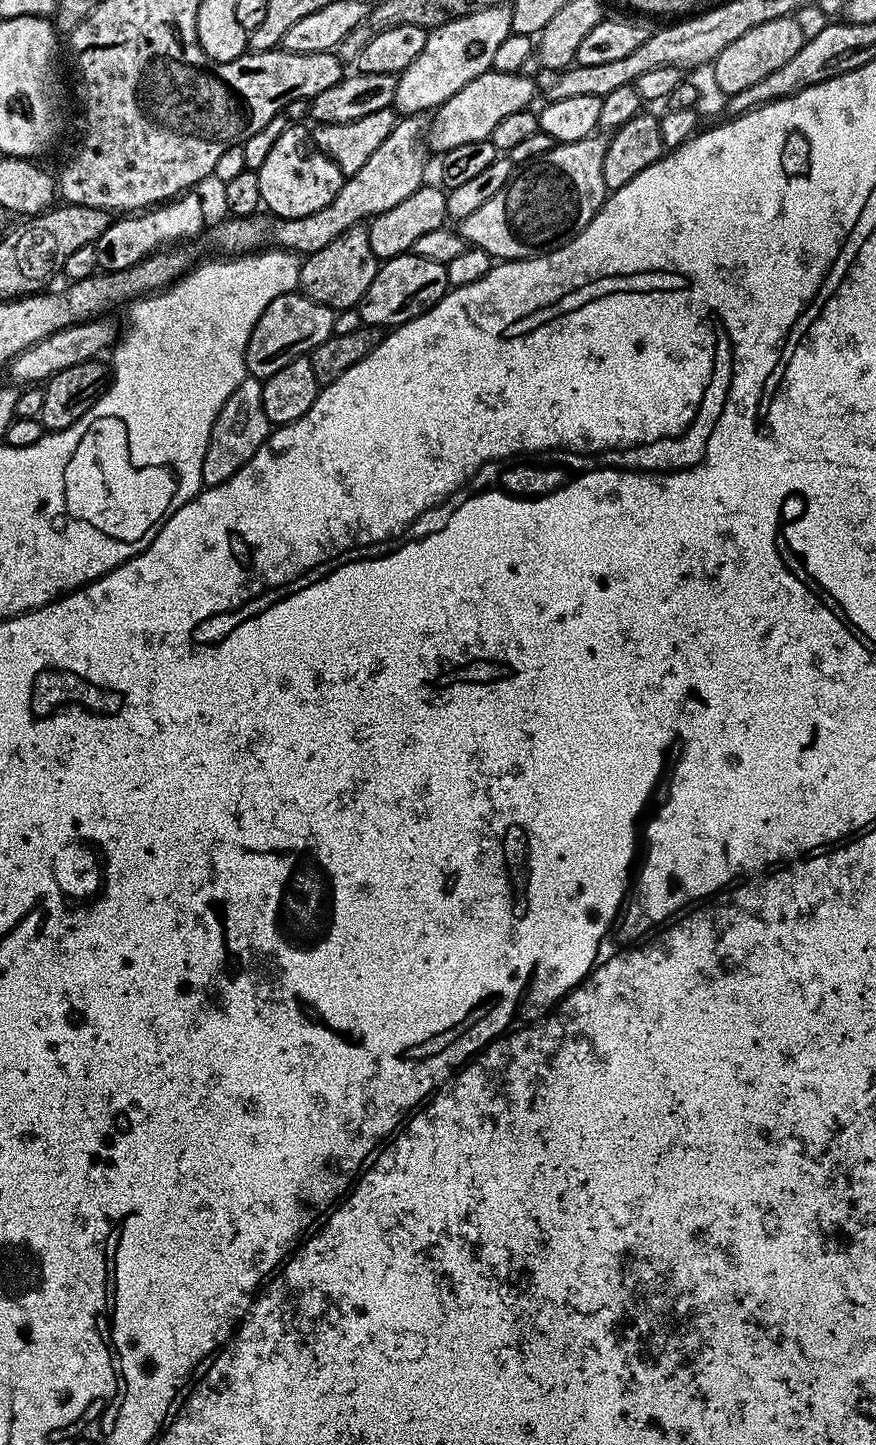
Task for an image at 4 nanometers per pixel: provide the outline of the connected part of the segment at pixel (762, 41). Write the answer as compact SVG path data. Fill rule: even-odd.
M792 16L762 22L762 26L754 26L754 30L746 30L742 38L730 42L730 46L726 46L726 50L716 56L710 71L717 86L724 91L725 97L739 94L742 90L754 86L754 82L774 74L774 70L779 70L783 64L790 62L790 58L794 58L794 54L802 50L805 39L806 31L804 32L803 26Z

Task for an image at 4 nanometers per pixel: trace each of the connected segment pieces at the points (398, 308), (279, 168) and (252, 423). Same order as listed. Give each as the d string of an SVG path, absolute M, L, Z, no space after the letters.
M411 254L396 256L377 267L374 282L370 282L370 290L366 290L358 306L360 319L365 325L391 330L397 324L405 324L426 314L449 291L448 270L445 265Z
M292 134L278 138L270 154L266 154L266 162L258 169L256 177L265 209L277 216L302 218L306 214L314 214L314 210L318 210L321 204L332 200L336 189L343 186L346 177L342 170L338 170L338 166L328 163L319 152L309 150L304 153L300 148L292 148L295 144Z
M245 375L243 382L234 390L234 394L226 398L210 430L206 458L202 458L201 485L211 486L226 482L226 478L238 474L238 470L242 470L242 466L246 466L246 462L250 462L250 458L254 458L254 454L258 454L260 447L268 441L270 425L266 418L266 410L262 410L263 389L263 383L256 377Z

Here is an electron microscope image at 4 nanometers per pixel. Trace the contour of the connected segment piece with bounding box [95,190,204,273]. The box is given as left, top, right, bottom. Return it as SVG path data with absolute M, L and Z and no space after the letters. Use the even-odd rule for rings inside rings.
M189 190L167 202L161 202L151 210L139 214L128 214L113 219L111 226L102 230L96 239L98 269L101 273L121 272L144 260L165 246L176 246L179 240L192 240L204 228L204 204Z

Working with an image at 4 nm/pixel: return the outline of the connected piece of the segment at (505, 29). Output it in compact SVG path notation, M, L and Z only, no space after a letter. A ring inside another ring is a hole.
M503 3L486 10L478 10L469 16L458 16L442 26L431 29L426 38L426 47L404 72L399 73L396 82L394 108L404 116L418 116L431 113L462 86L474 82L482 73L489 71L494 54L506 38L513 35L512 10Z

